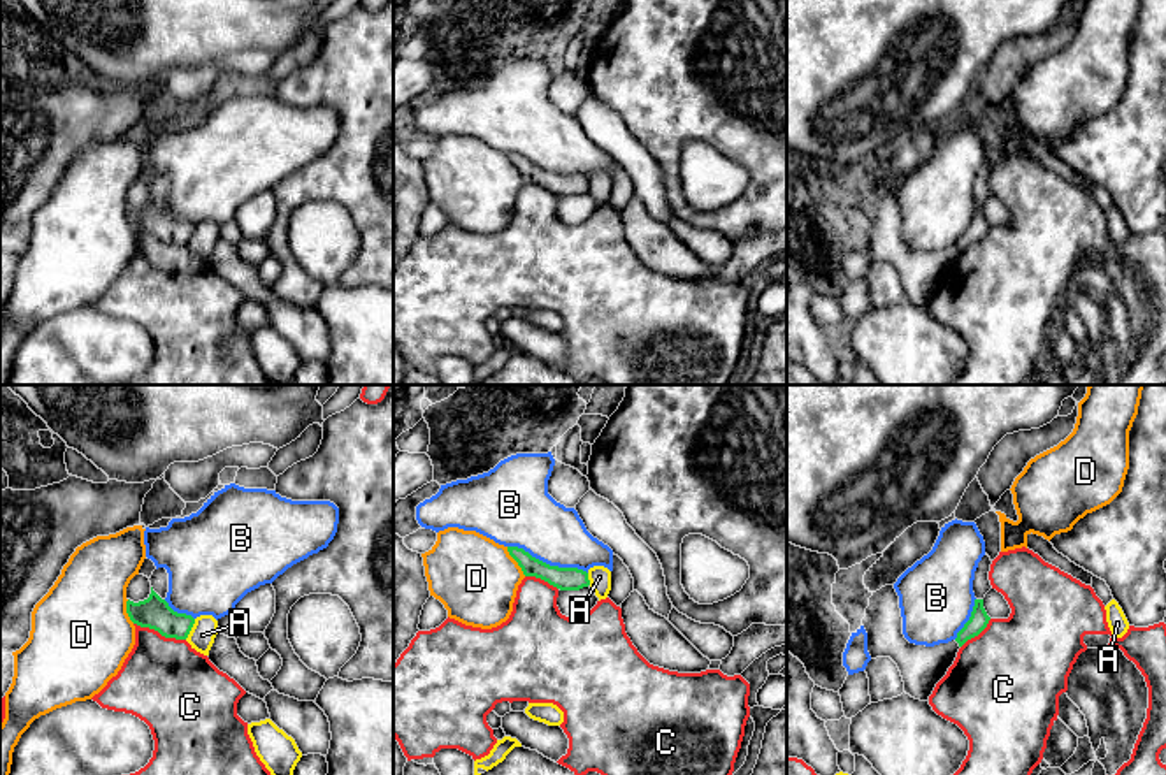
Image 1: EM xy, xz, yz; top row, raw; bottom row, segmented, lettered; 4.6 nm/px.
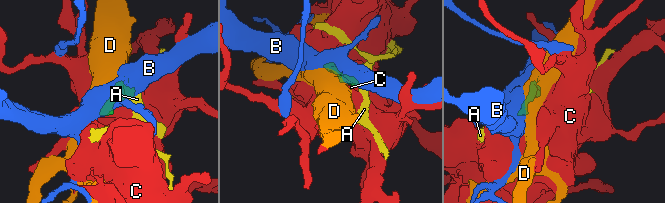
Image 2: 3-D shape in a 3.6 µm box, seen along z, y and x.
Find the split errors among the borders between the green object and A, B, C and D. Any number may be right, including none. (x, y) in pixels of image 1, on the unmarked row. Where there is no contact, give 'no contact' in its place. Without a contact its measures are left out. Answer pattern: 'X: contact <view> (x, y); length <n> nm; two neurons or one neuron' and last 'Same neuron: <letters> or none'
A: contact xy (190, 236); length 110 nm; two neurons
B: contact xz (548, 171); length 400 nm; two neurons
C: contact xy (160, 239); length 260 nm; two neurons
D: contact xz (515, 166); length 160 nm; two neurons
Same neuron: none

